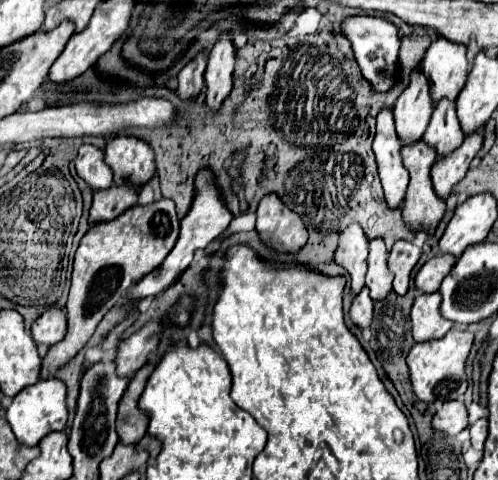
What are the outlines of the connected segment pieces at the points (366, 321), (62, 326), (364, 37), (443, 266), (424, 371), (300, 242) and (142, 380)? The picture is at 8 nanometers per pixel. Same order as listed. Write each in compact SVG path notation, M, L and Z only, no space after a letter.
M364 288L352 302L350 318L358 328L368 328L372 324L372 300L368 298L368 290Z
M48 308L32 322L32 338L36 344L50 348L66 336L66 312L62 308Z
M370 16L348 18L342 24L342 28L352 44L354 58L362 70L362 76L370 82L372 90L388 92L390 88L394 88L398 80L398 48L400 48L398 28L384 18L370 18Z
M438 254L430 258L416 274L416 288L426 294L438 292L442 278L450 274L454 264L456 264L456 258L452 254Z
M450 330L440 340L430 340L422 344L414 344L408 354L408 368L412 378L412 388L416 396L422 402L446 402L446 400L458 400L464 396L468 388L466 378L466 358L470 354L474 342L474 334L466 330Z
M274 194L264 196L258 204L256 232L268 248L286 254L298 252L308 240L302 220L296 218L296 214L292 214L292 210L288 210Z
M146 364L142 366L134 376L132 382L128 386L128 390L124 392L124 398L120 400L120 408L118 408L118 420L116 420L116 430L120 436L120 442L124 444L136 444L148 428L148 414L144 414L144 410L138 408L138 398L144 392L146 380L152 374L152 370L156 368L156 364Z

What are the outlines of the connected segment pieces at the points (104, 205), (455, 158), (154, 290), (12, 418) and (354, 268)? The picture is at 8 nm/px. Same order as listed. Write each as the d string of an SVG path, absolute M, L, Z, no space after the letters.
M112 186L108 190L94 192L94 202L90 208L88 224L96 222L110 222L124 214L138 202L140 190L128 190L128 186Z
M482 132L472 134L472 138L464 138L462 146L456 152L452 152L452 156L442 158L434 164L432 186L438 198L446 200L452 194L454 184L458 184L466 176L468 166L480 148L482 148Z
M204 170L196 176L196 198L192 202L192 208L190 212L186 214L186 218L182 220L180 224L180 236L178 236L178 242L176 246L172 248L172 252L168 254L168 258L162 262L160 268L156 268L154 272L146 274L128 294L126 294L126 300L128 302L140 302L148 296L158 296L162 290L166 290L168 286L172 286L180 276L182 272L190 266L192 258L194 258L194 252L196 250L202 250L206 248L214 238L218 238L230 224L232 220L232 214L228 212L226 204L222 202L222 196L220 196L220 190L216 188L214 184L214 176L210 170Z
M58 378L38 380L32 386L20 390L12 404L6 410L6 418L12 426L12 432L18 442L26 446L38 446L38 442L50 432L62 432L66 428L68 410L66 410L66 384Z
M352 224L340 236L340 246L336 250L336 264L344 266L352 278L352 294L358 294L364 288L366 274L366 256L368 256L368 238L360 226Z

